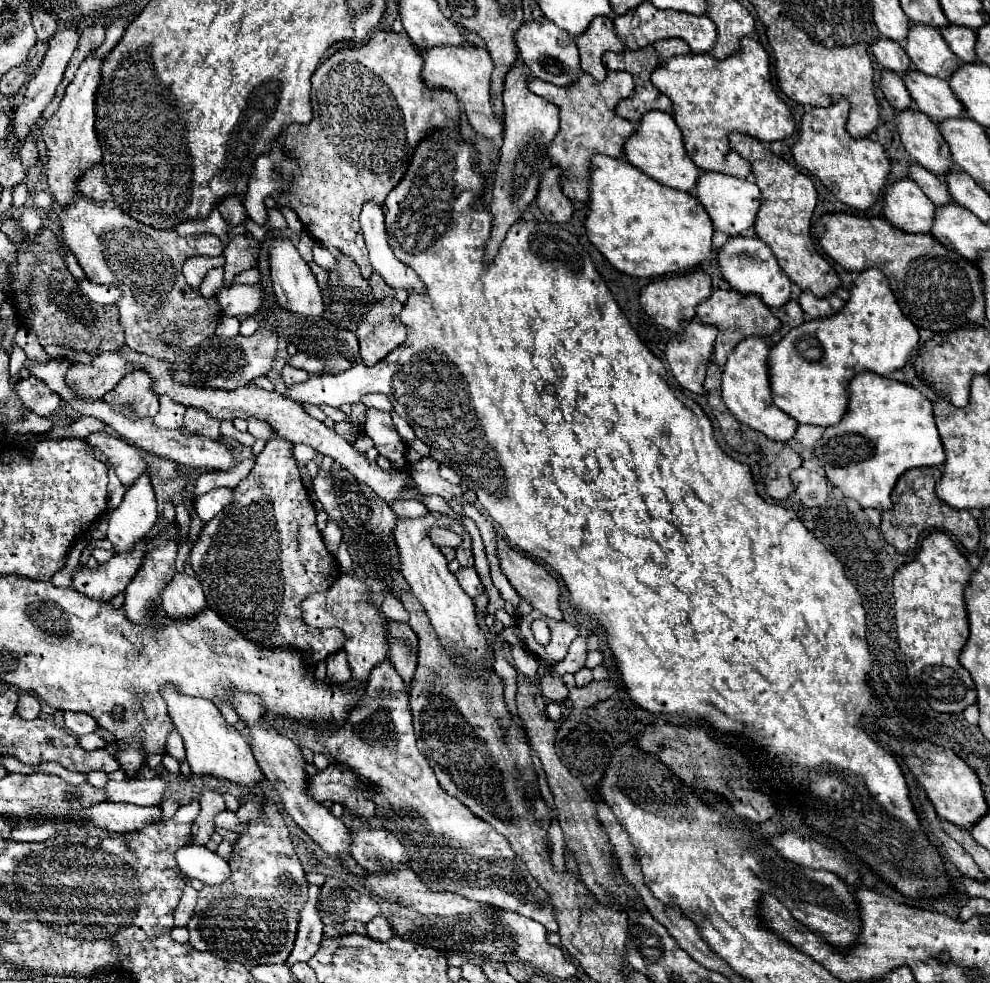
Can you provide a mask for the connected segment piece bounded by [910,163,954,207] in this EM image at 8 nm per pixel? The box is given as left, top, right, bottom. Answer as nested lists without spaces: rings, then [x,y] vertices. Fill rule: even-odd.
[[[910,163],[910,179],[914,179],[920,185],[920,189],[930,197],[930,201],[934,201],[934,205],[942,207],[954,203],[954,199],[948,193],[948,185],[934,173],[926,171],[922,165]]]

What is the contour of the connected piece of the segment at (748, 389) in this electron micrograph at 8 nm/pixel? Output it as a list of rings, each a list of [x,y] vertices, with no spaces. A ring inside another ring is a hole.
[[[750,337],[746,341],[740,341],[738,347],[730,353],[728,363],[724,365],[722,373],[722,397],[730,413],[744,425],[762,431],[768,439],[774,441],[790,441],[798,429],[798,423],[782,413],[774,401],[770,401],[770,375],[766,369],[766,357],[770,353],[772,345],[768,337]]]

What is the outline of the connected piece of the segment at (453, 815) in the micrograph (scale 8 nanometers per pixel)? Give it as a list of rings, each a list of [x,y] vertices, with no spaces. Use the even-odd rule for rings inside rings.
[[[384,659],[372,669],[366,697],[362,697],[360,705],[350,713],[346,725],[338,727],[324,745],[338,763],[356,771],[378,789],[376,805],[384,827],[402,841],[410,855],[410,867],[430,889],[454,891],[468,899],[486,901],[526,915],[542,923],[548,931],[558,929],[554,909],[550,909],[550,897],[546,897],[538,881],[526,873],[526,865],[518,861],[506,837],[490,823],[474,817],[466,805],[438,785],[426,757],[416,749],[406,685],[390,659]],[[384,691],[394,691],[396,697],[386,699]]]

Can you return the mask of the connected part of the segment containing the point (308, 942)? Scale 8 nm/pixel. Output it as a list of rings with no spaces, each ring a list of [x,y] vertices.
[[[308,885],[308,899],[300,913],[294,949],[286,961],[288,967],[292,967],[298,961],[308,961],[318,951],[318,943],[322,939],[322,929],[324,929],[324,923],[318,911],[318,897],[320,897],[320,887]]]

